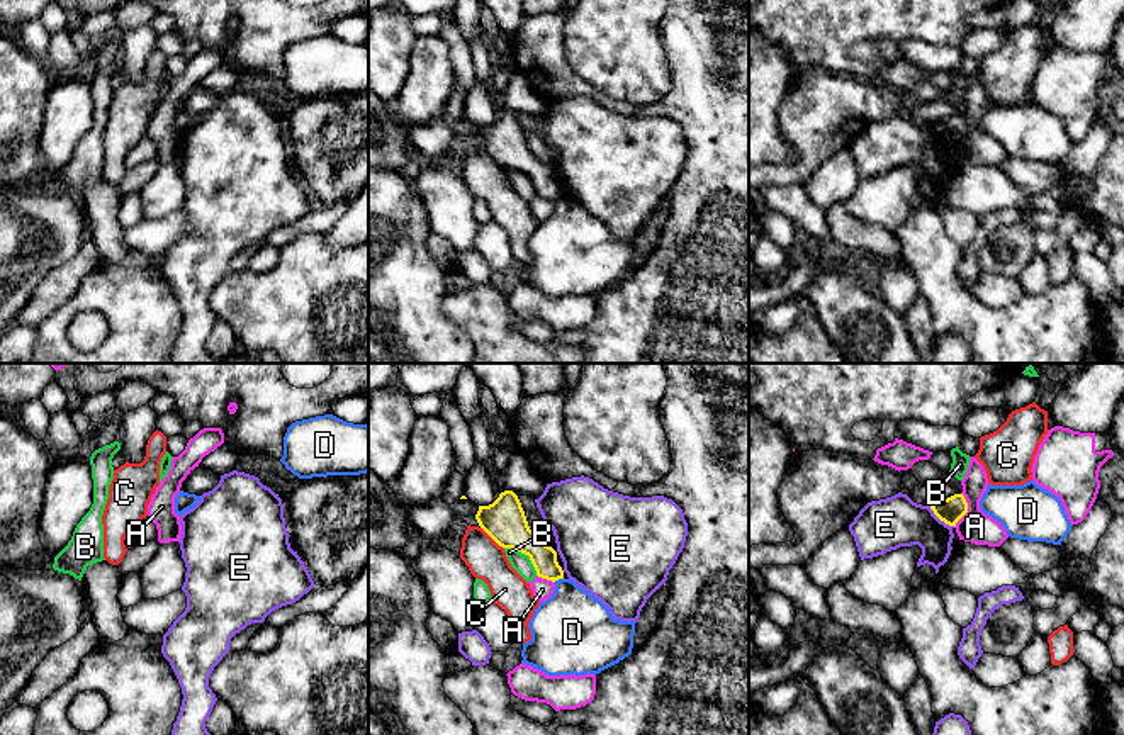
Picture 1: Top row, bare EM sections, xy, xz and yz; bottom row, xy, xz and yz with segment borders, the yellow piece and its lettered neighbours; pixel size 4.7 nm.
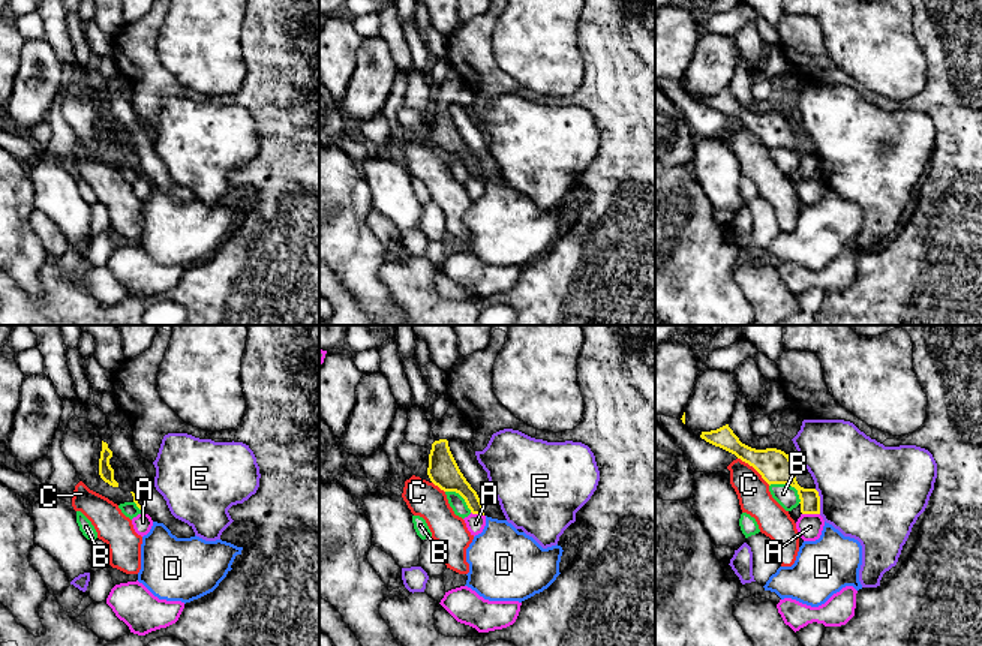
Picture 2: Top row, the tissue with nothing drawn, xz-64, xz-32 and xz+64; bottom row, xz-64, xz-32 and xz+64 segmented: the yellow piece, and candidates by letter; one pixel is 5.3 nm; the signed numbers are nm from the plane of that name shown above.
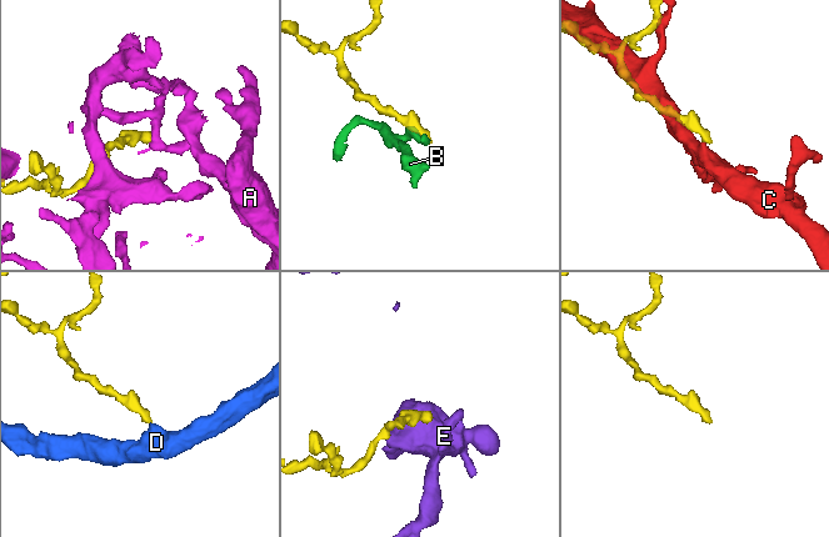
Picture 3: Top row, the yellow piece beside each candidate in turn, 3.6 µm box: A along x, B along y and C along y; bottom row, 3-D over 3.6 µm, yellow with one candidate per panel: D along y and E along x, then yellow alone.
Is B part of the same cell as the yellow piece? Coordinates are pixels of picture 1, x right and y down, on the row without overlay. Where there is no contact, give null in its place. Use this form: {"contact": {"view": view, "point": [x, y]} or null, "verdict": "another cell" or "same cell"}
{"contact": {"view": "xz", "point": [525, 173]}, "verdict": "another cell"}

